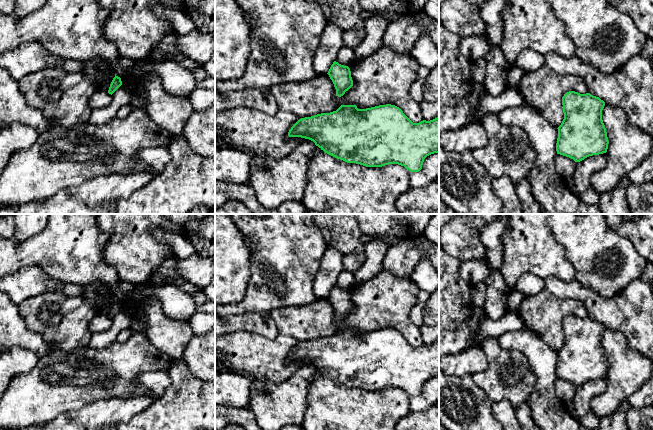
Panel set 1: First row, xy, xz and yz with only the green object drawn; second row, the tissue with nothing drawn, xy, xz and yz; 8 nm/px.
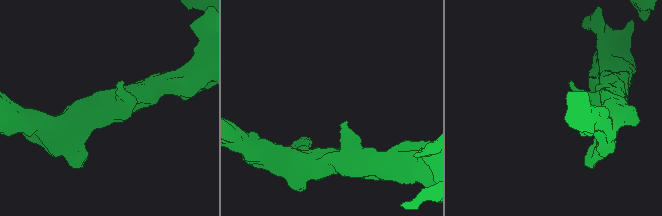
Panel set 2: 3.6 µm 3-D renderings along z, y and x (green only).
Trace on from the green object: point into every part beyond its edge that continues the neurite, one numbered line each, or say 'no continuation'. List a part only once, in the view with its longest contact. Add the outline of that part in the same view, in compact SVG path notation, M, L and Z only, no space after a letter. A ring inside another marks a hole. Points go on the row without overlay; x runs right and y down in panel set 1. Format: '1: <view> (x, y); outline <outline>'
no continuation

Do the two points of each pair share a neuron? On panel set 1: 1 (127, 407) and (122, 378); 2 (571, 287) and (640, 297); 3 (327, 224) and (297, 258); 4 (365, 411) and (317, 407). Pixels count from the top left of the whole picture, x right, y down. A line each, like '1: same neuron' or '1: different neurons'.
1: different neurons
2: same neuron
3: different neurons
4: same neuron

